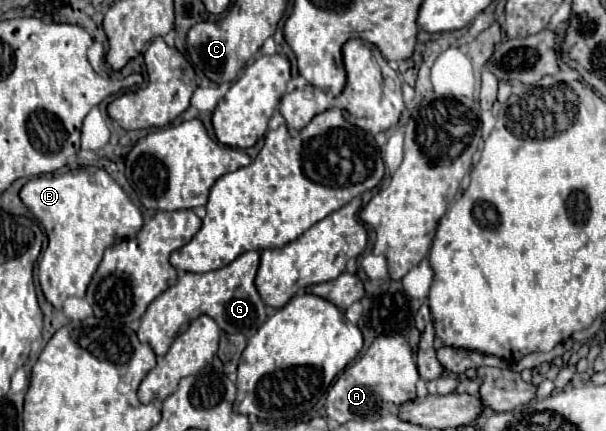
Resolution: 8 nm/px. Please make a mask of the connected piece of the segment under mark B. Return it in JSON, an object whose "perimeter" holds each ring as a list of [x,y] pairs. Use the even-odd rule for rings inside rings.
{"perimeter":[[[96,166],[80,167],[64,174],[46,174],[29,179],[21,189],[21,201],[41,221],[48,239],[47,248],[38,263],[38,278],[45,299],[55,309],[61,309],[67,297],[85,297],[87,285],[103,259],[105,247],[113,245],[117,239],[135,237],[143,225],[139,207],[131,203],[127,193],[113,181],[111,175],[107,175],[105,169]]]}

